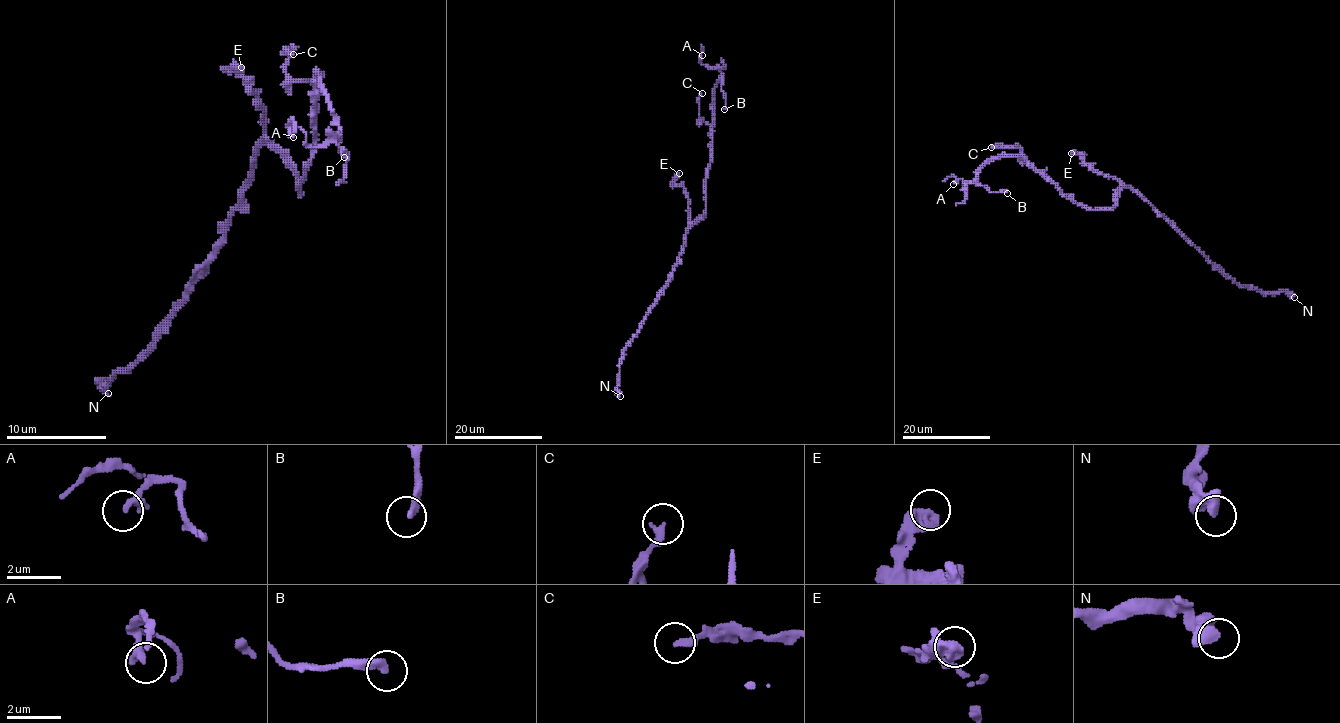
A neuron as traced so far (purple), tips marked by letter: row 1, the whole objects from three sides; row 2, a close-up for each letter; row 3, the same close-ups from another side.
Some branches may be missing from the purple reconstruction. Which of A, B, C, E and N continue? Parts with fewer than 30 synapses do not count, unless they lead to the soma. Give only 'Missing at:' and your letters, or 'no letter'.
Missing at: no letter

